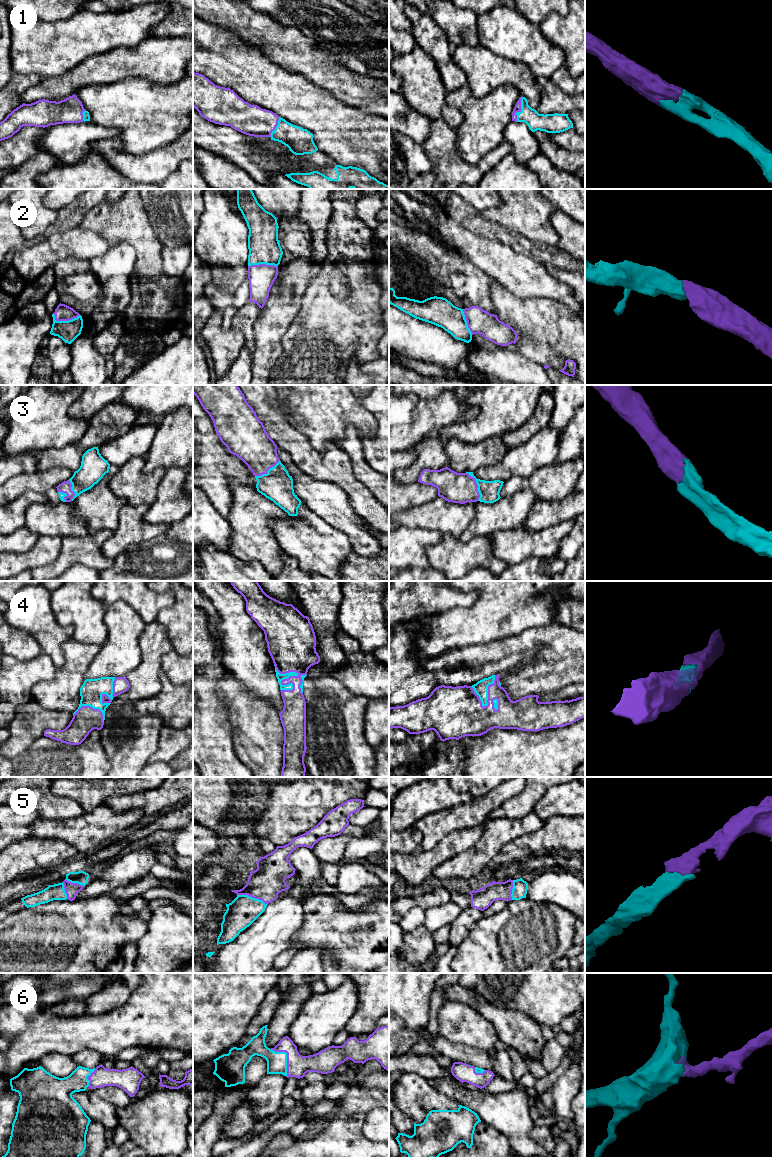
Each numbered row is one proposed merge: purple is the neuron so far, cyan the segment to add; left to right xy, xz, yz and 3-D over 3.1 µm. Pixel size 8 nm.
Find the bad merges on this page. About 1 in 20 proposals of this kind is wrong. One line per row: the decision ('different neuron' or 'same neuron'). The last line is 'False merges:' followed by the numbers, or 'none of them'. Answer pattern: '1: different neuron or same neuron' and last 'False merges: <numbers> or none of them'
1: same neuron
2: same neuron
3: same neuron
4: same neuron
5: same neuron
6: same neuron
False merges: none of them

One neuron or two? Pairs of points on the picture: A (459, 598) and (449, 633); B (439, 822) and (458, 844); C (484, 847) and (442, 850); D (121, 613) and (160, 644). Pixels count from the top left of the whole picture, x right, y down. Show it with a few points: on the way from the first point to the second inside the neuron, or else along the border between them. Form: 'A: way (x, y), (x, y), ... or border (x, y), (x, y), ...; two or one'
A: border (477, 597), (467, 607), (453, 607), (433, 614); two
B: border (472, 827), (451, 831), (431, 848); two
C: border (483, 829), (480, 839), (473, 846), (448, 859); two
D: border (147, 624), (140, 636), (141, 654); two

